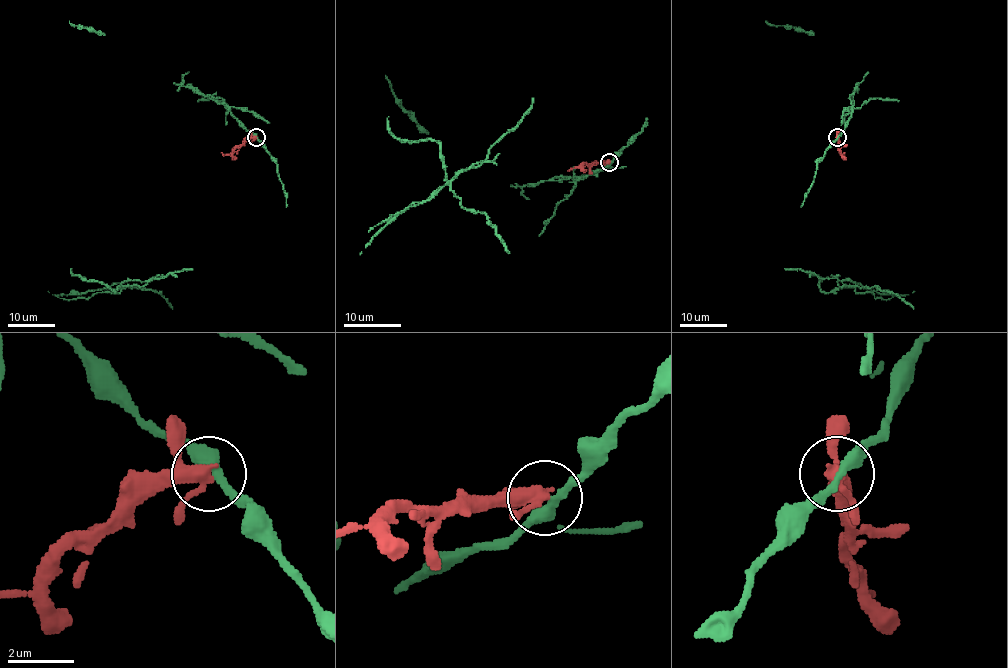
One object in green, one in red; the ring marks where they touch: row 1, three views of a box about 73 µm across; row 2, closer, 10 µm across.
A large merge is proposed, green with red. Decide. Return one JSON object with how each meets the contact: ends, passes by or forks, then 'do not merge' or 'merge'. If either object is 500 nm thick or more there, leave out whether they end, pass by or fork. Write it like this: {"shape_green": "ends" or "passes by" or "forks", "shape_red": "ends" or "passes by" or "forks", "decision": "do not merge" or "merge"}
{"shape_green": "passes by", "shape_red": "forks", "decision": "do not merge"}

